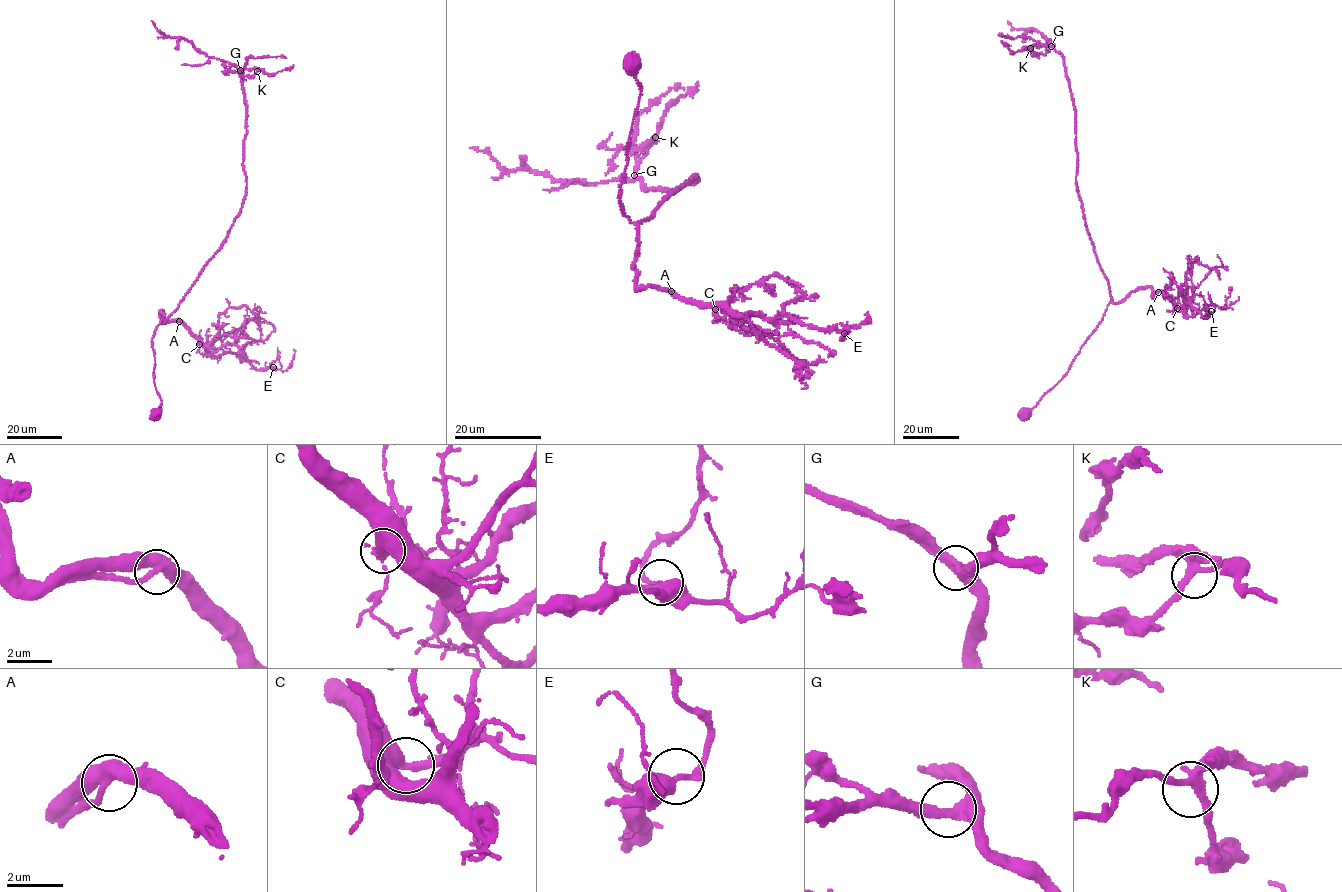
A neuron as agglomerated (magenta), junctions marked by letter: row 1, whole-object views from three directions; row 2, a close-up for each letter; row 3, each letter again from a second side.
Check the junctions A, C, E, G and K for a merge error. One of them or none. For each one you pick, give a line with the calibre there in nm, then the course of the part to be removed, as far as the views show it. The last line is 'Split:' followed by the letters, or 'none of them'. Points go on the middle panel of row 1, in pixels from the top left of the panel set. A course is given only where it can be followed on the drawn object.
Split: none of them

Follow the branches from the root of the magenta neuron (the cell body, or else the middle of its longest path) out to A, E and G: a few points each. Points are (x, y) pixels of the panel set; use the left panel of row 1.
A: (157, 415), (161, 401), (153, 380), (152, 339), (157, 325), (165, 321), (160, 311), (164, 322), (179, 321)
E: (157, 415), (151, 342), (165, 321), (160, 311), (209, 351), (234, 344), (255, 368), (273, 367)
G: (157, 415), (161, 401), (153, 380), (151, 342), (156, 327), (219, 248), (245, 194), (246, 105), (240, 70)

